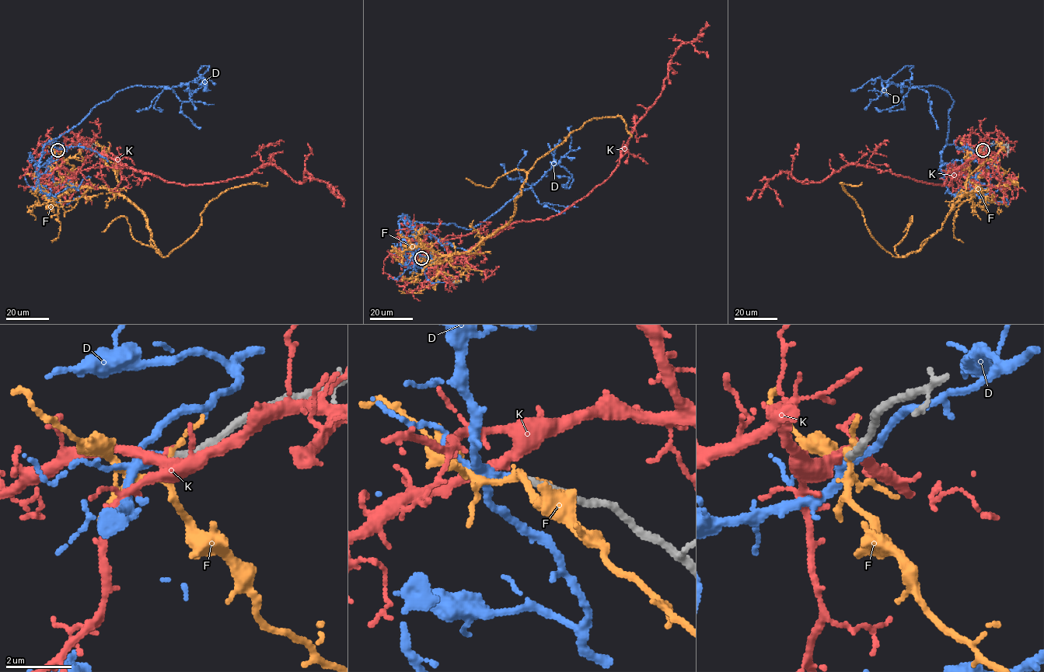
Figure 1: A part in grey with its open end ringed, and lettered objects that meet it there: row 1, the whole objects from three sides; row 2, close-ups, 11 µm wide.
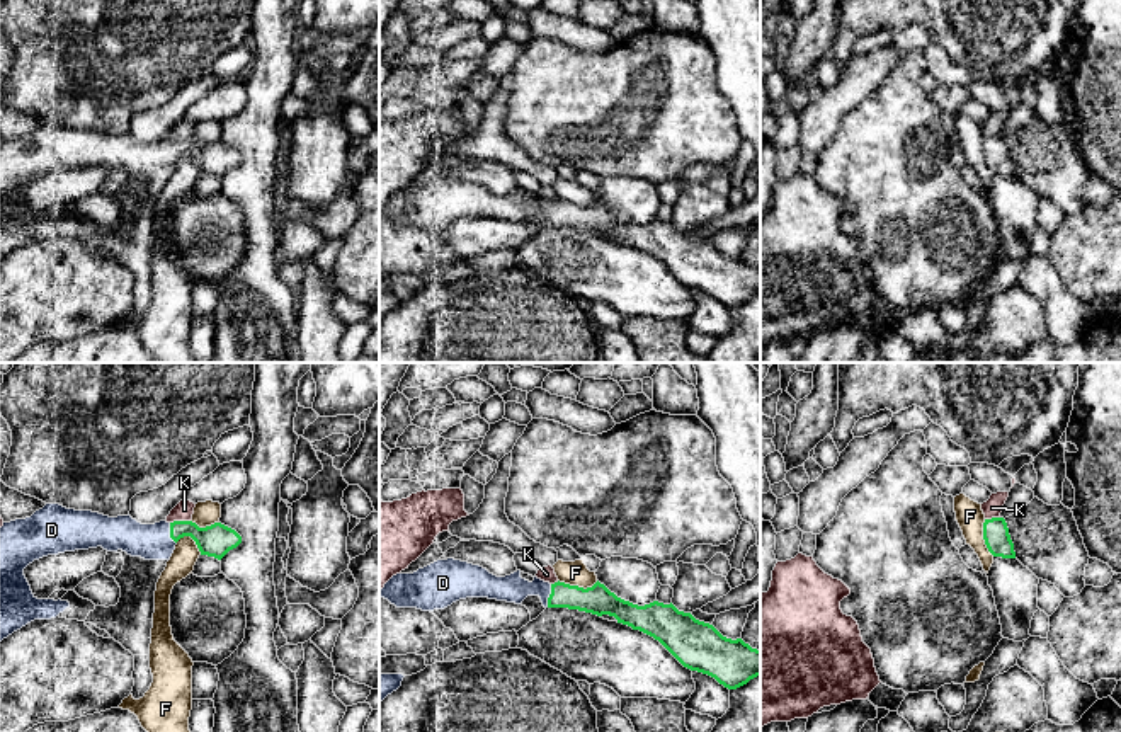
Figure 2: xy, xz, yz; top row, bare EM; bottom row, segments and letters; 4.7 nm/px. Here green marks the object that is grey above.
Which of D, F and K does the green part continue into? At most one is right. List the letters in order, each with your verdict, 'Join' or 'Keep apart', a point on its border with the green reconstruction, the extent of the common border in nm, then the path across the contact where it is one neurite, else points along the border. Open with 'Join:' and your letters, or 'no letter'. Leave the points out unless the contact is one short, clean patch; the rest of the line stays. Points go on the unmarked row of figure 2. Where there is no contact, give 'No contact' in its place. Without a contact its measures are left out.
Join: D
D: Join. Touches green at xz (550, 215). Shared border 110 nm. Path across: xz (597, 218), (550, 215), (540, 206), (512, 206)
F: Keep apart. Touches green at xz (577, 205). Shared border 190 nm. Boundary: xz (558, 198), (584, 206), (591, 206), (597, 200)
K: Keep apart. Touches green at xy (179, 140). Shared border 100 nm. Boundary: xy (189, 138), (174, 138), (170, 142)

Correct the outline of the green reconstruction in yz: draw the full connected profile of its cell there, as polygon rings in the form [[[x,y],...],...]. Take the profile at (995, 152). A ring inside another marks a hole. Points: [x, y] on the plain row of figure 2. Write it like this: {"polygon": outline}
{"polygon": [[[1004,136],[985,138],[983,158],[993,175],[1016,177],[1014,162]]]}

